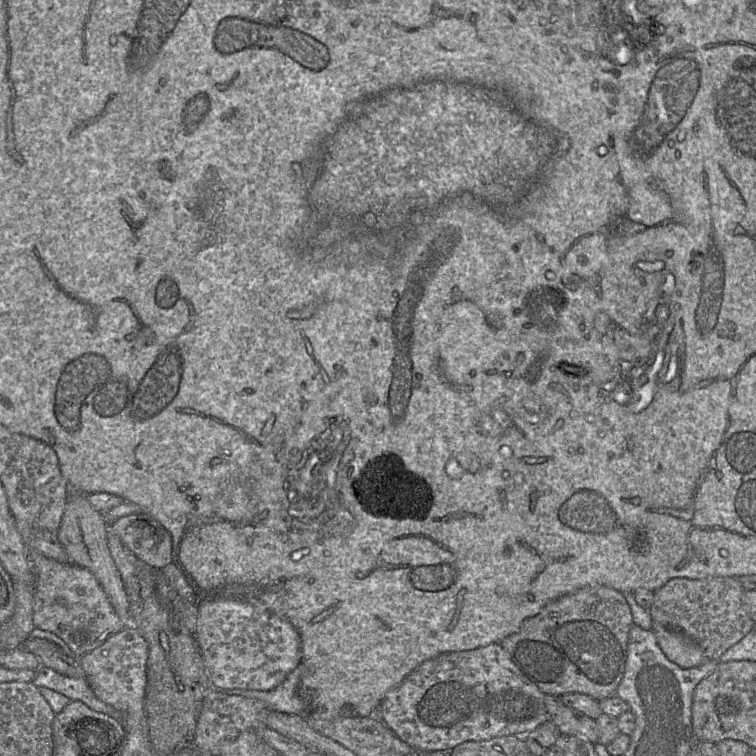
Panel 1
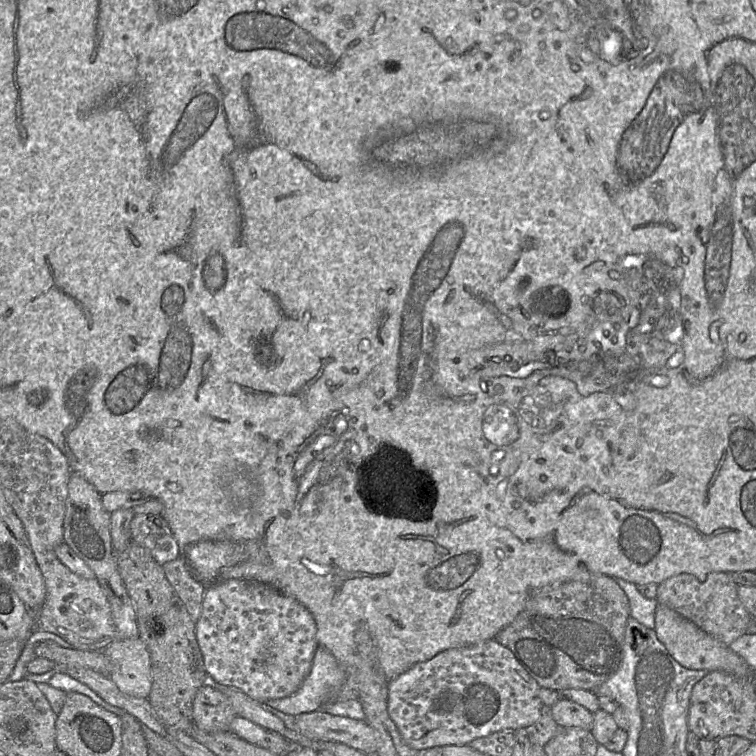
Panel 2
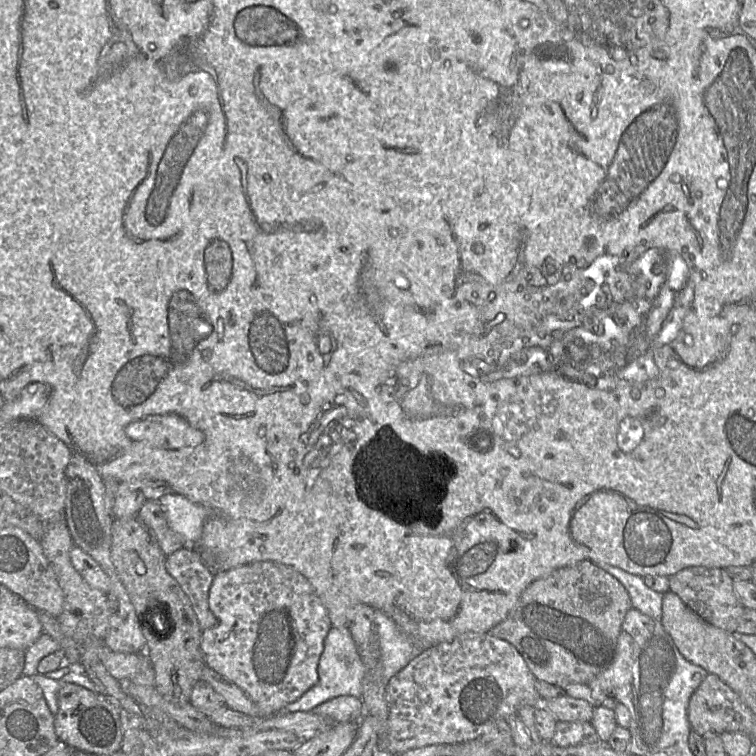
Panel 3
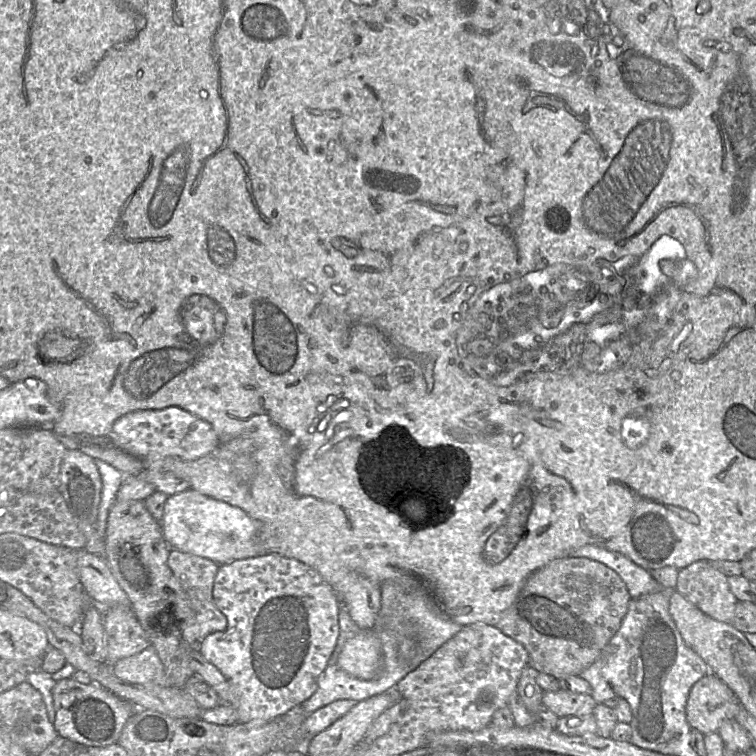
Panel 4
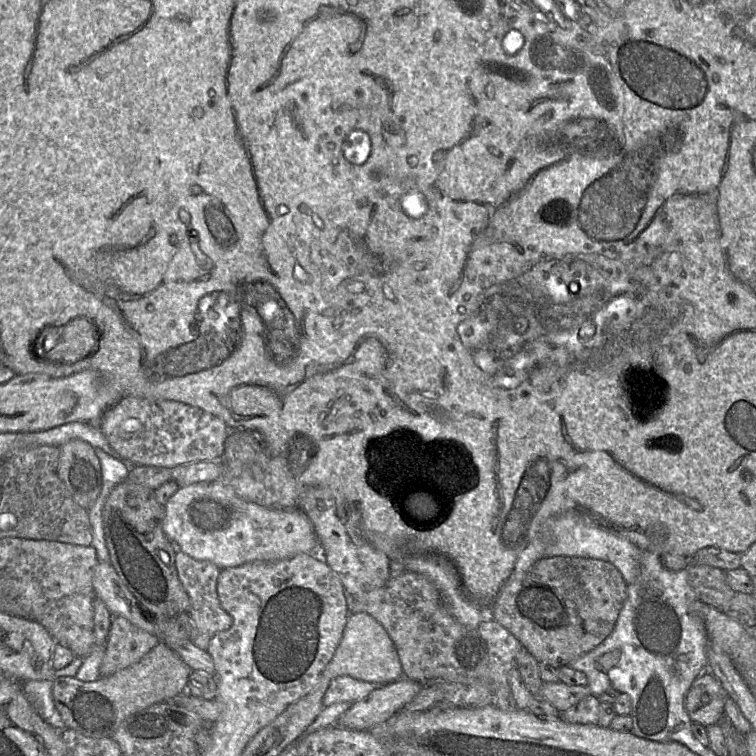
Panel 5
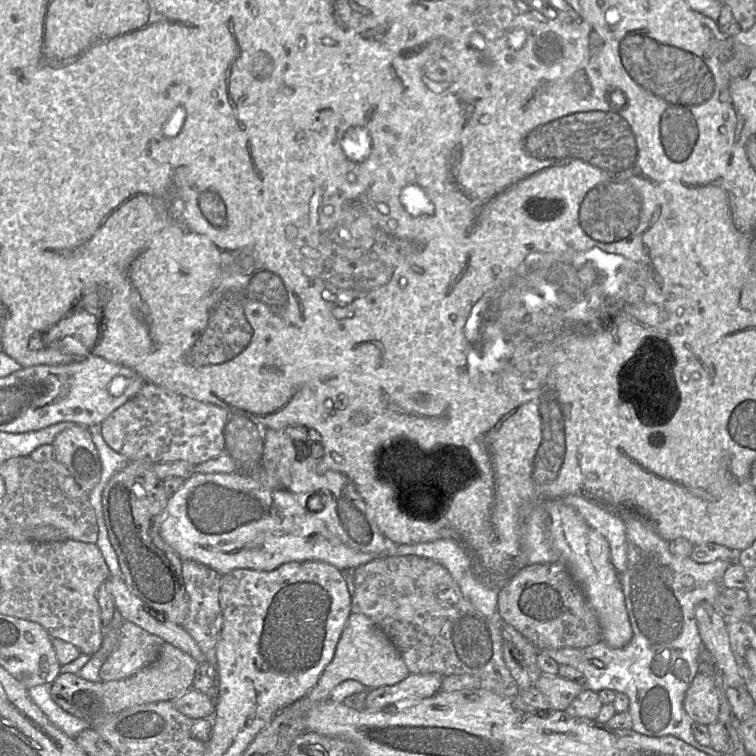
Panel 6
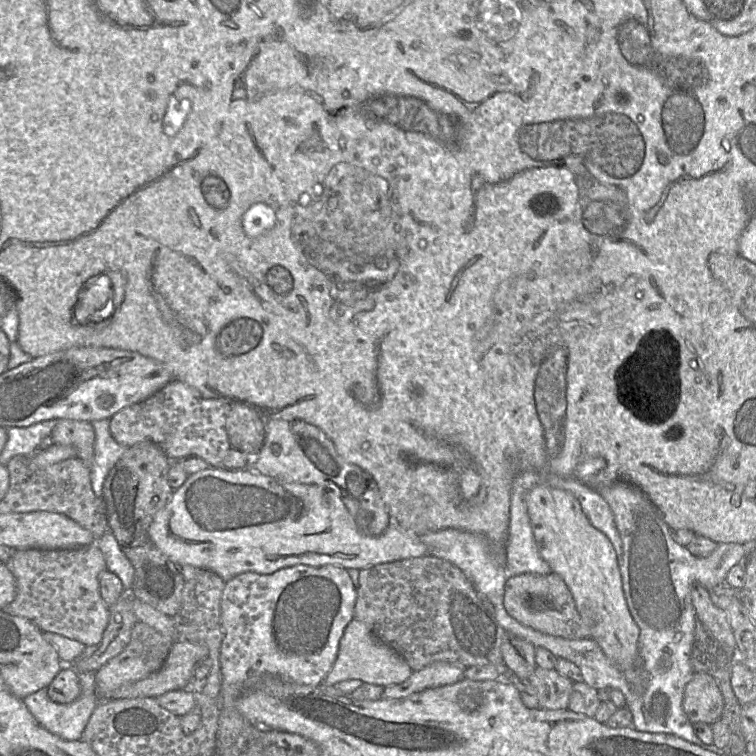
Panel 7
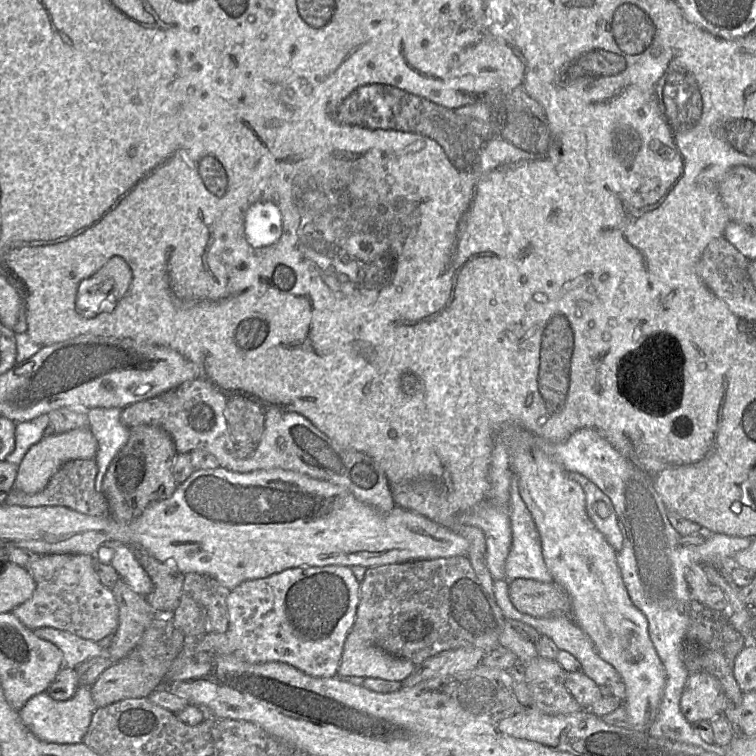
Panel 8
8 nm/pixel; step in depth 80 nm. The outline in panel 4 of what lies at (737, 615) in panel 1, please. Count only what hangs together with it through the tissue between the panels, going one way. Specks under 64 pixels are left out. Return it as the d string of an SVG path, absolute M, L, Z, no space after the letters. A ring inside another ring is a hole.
M697 561L680 569L675 590L709 617L732 624L738 600L730 590L726 575L708 561Z

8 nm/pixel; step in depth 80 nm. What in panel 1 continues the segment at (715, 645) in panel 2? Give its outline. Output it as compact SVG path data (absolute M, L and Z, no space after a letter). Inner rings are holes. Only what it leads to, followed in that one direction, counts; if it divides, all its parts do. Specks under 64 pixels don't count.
M656 625L653 628L658 645L666 657L681 668L702 665L706 657L702 649L683 633Z

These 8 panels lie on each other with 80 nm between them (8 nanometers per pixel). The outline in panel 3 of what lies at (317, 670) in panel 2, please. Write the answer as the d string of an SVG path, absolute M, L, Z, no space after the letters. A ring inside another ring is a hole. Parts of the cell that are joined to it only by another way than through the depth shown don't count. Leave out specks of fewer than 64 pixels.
M349 626L332 627L324 641L323 652L318 662L318 681L294 702L287 704L284 711L309 712L320 704L338 696L350 695L361 698L366 669L357 652Z

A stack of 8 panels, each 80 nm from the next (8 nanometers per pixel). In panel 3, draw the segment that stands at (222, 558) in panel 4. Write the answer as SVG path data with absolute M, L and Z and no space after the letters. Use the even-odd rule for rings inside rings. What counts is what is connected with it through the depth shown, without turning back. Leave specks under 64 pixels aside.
M176 493L163 495L158 501L169 527L182 538L184 547L195 546L201 538L205 522L214 512Z

